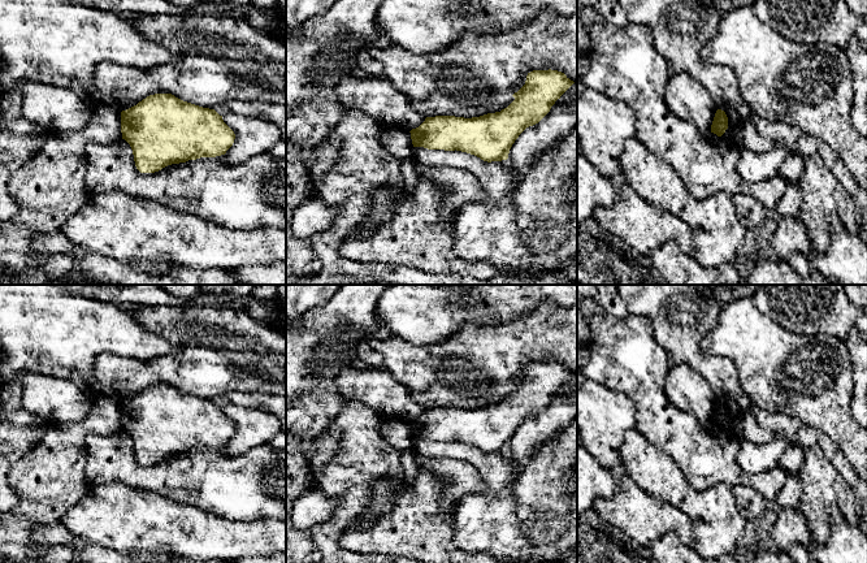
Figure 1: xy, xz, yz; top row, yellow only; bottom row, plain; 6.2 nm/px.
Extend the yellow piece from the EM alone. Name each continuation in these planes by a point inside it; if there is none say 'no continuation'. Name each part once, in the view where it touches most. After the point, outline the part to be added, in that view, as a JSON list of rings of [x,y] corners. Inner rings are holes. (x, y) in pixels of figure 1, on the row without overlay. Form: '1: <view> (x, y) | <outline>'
no continuation

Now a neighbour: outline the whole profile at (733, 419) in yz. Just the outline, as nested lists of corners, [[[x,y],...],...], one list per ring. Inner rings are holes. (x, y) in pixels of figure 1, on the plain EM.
[[[728,410],[728,420],[721,426],[724,430],[734,433],[741,420],[741,415],[733,413]]]

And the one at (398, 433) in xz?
[[[378,417],[380,432],[383,439],[398,450],[411,450],[412,447],[412,430],[411,424],[402,420],[387,420]]]

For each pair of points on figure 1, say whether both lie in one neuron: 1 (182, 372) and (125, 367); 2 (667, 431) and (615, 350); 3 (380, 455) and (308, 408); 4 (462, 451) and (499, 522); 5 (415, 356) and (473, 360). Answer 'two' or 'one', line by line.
1: one
2: one
3: two
4: one
5: one

